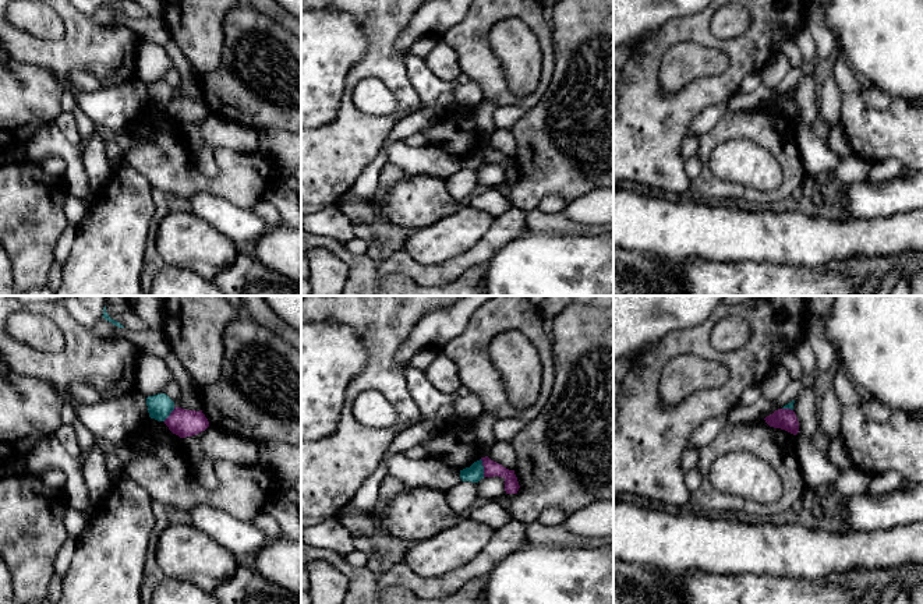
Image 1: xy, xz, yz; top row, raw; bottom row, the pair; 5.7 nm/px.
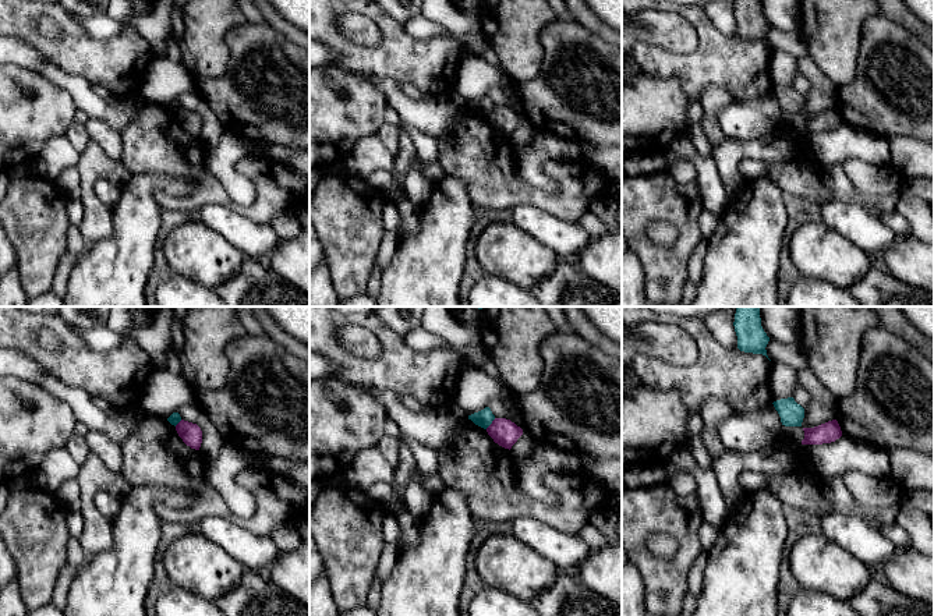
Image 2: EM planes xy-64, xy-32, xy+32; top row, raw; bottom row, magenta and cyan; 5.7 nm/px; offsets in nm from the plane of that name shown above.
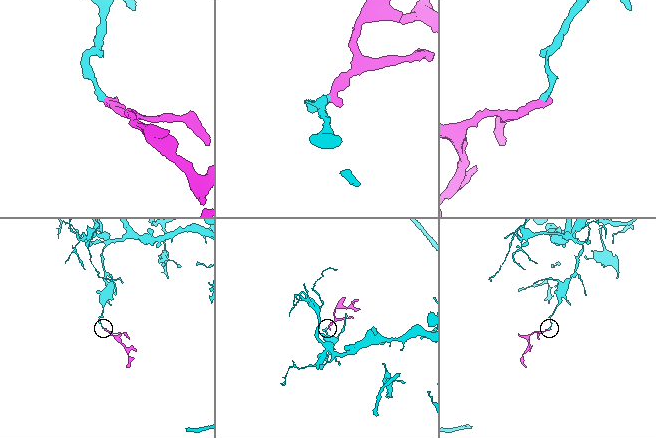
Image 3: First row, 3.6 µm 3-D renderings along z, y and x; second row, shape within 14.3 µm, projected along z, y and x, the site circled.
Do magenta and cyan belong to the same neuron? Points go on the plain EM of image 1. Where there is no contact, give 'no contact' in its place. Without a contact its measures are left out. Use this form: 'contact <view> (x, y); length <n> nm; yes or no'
contact xz (484, 155); length 110 nm; no

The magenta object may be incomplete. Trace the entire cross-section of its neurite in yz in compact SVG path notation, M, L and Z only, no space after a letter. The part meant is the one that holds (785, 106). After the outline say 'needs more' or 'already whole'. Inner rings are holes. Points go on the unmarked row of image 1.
M778 96L764 107L770 114L785 117L793 123L799 120L798 105L791 96Z; already whole

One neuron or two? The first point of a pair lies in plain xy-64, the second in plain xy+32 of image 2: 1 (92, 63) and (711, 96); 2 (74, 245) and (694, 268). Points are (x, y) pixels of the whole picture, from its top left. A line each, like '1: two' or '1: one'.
1: two
2: one

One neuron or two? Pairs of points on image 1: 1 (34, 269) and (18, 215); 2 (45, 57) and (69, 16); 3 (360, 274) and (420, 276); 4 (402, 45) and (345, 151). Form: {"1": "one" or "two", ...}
{"1": "one", "2": "one", "3": "two", "4": "two"}

